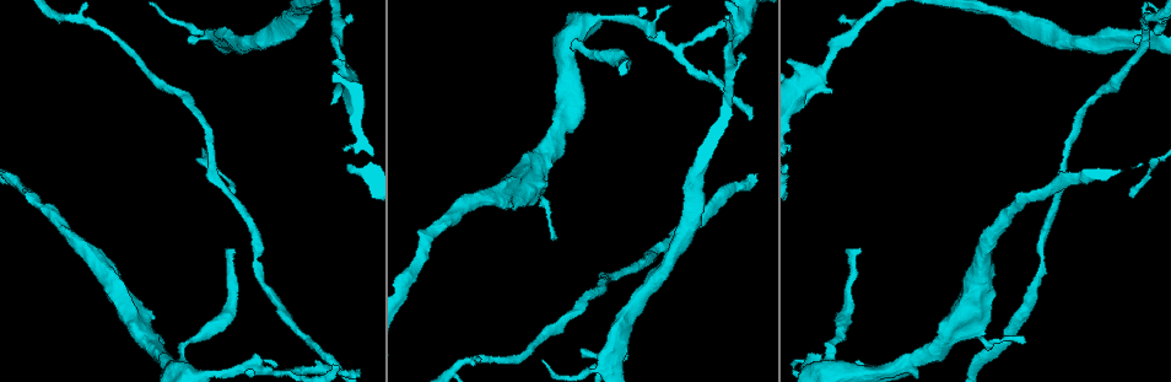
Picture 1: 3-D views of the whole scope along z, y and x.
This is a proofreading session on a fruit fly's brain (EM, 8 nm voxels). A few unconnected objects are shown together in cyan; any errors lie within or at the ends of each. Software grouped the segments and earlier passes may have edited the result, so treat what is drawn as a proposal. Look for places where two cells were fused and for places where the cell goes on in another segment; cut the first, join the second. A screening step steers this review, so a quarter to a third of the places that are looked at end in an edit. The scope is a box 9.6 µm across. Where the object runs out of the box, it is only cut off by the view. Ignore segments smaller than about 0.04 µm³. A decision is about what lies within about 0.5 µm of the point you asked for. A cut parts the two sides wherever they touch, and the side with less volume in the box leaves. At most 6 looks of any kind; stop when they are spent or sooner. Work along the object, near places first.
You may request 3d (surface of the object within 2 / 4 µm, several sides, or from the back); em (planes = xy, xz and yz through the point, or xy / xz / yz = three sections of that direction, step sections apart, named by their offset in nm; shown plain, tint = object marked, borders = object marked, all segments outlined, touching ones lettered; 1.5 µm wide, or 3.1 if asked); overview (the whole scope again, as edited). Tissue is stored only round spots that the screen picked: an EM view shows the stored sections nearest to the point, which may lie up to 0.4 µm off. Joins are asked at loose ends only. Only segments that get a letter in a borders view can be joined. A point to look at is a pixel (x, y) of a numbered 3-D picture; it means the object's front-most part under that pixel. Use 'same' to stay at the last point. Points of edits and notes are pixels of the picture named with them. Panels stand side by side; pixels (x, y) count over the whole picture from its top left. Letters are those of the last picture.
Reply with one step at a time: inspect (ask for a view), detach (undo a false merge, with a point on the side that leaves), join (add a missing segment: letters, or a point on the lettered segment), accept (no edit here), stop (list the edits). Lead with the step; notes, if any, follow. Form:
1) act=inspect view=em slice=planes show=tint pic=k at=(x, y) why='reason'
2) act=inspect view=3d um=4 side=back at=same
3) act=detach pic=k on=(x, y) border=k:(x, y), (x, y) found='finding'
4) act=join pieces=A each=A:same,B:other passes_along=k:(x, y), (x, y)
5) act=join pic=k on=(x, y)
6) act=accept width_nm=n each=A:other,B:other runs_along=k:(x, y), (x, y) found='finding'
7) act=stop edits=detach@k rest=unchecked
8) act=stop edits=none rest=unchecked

act=inspect view=em slice=xy step=8 show=borders pic=1 at=(203, 334) why='calibre changes'

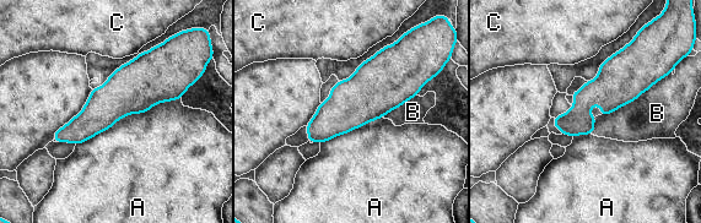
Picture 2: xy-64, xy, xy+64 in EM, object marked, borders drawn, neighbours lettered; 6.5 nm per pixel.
act=inspect view=em slice=xz step=4 show=borders at=same why='cut it another way'

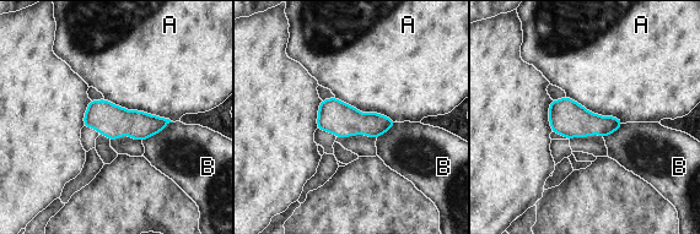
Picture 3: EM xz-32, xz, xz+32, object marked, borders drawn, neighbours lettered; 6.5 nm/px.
act=accept each=A:other,B:other border=3:(104, 98), (129, 110), (173, 121) found='continuous, no second cell'

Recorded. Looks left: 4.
act=inspect view=3d um=2 pic=1 at=(751, 118) why='tapers out'

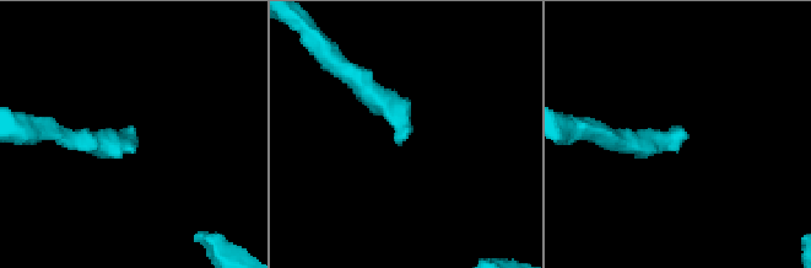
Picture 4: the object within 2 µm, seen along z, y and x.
act=inspect view=em slice=planes show=borders pic=4 at=(680, 128)

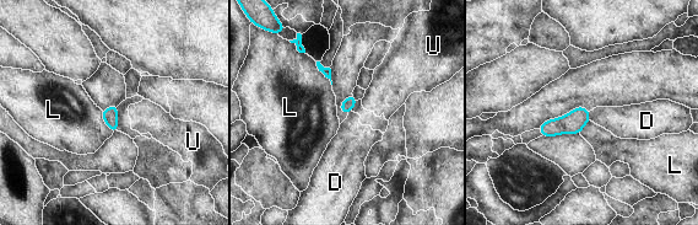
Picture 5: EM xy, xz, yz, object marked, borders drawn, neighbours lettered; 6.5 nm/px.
act=accept each=D:other,L:other,U:other border=5:(588, 112), (590, 119) found='no lettered segment goes on from it'

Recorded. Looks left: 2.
act=stop edits=none rest=unchecked

